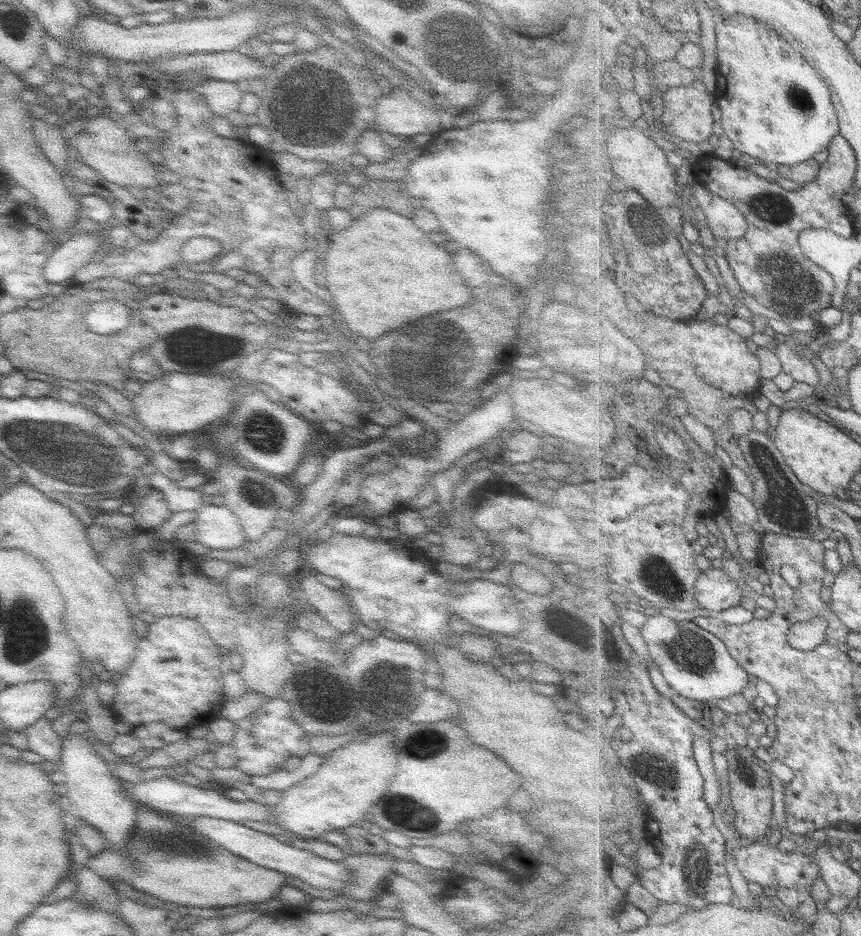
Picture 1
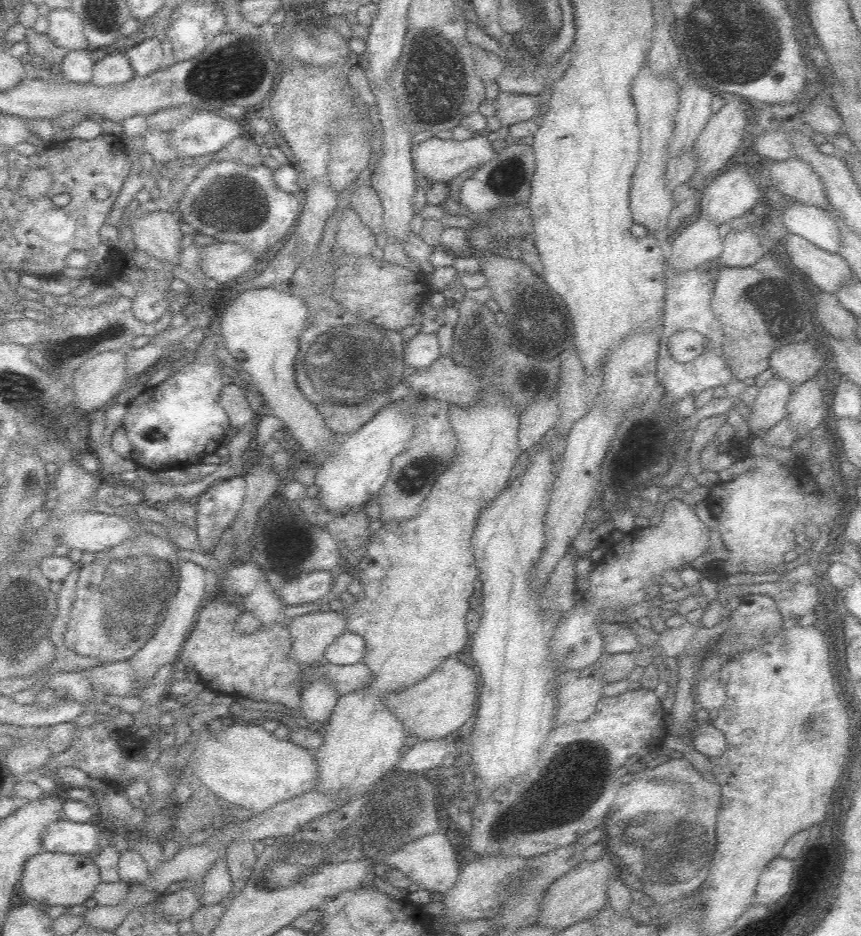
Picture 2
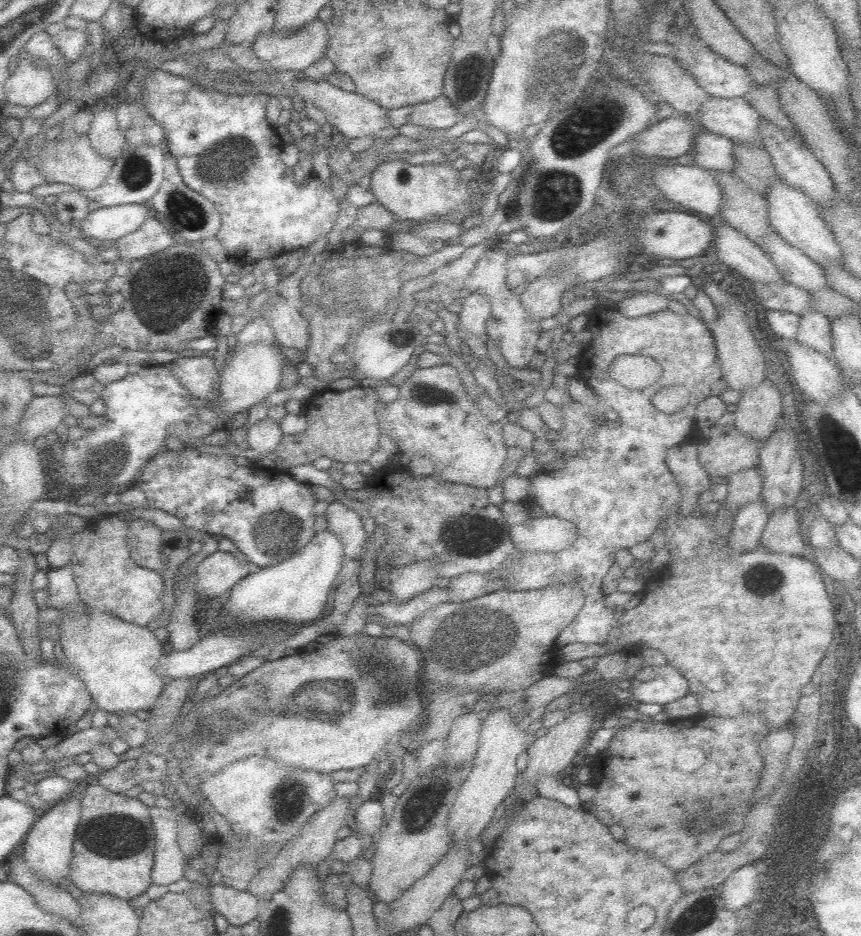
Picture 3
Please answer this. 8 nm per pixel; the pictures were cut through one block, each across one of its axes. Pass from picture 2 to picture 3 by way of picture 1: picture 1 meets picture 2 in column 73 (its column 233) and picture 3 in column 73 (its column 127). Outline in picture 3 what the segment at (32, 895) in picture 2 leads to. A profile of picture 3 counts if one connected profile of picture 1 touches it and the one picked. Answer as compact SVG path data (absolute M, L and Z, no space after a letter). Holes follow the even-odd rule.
M94 778L84 783L82 793L80 823L76 828L73 842L68 882L74 883L74 886L83 893L113 894L131 903L142 900L146 889L153 884L151 870L154 862L155 840L149 807L138 798L110 792L107 788L100 786Z

